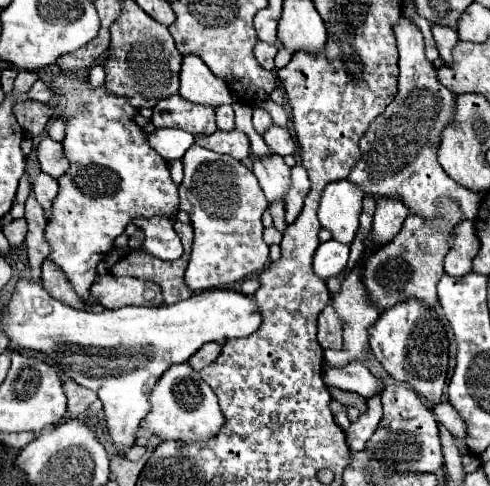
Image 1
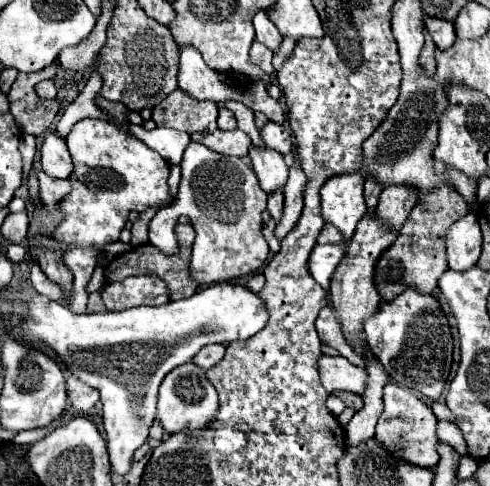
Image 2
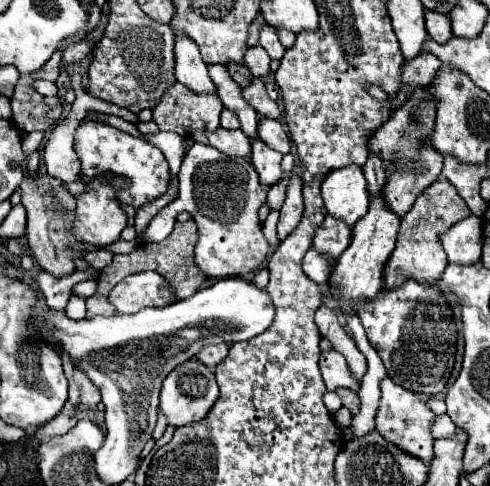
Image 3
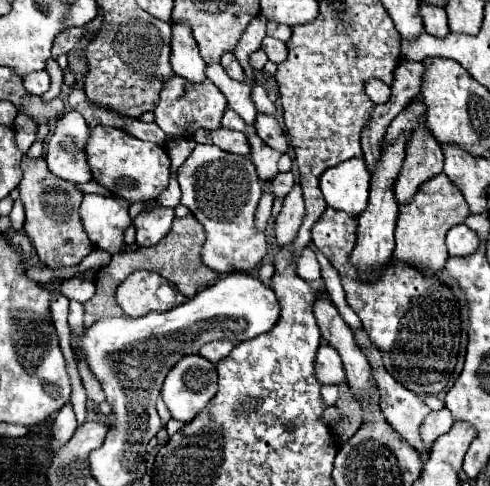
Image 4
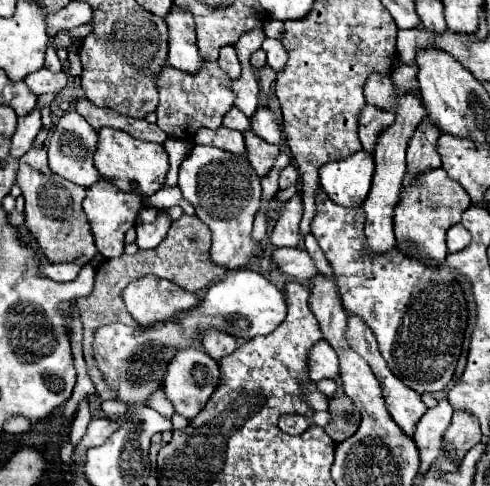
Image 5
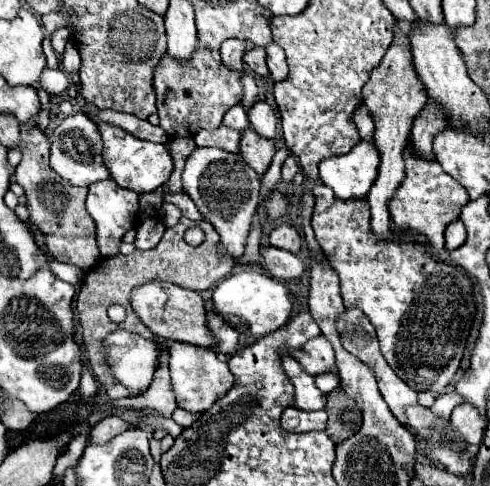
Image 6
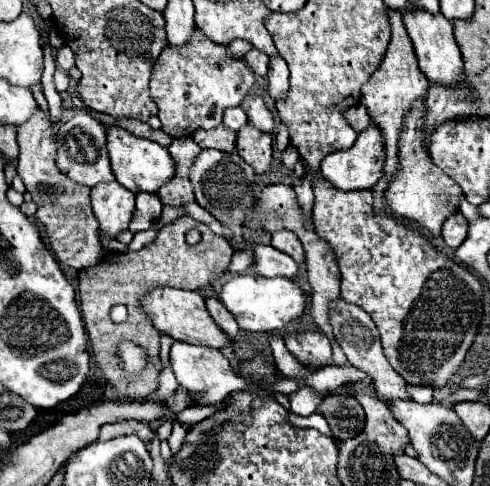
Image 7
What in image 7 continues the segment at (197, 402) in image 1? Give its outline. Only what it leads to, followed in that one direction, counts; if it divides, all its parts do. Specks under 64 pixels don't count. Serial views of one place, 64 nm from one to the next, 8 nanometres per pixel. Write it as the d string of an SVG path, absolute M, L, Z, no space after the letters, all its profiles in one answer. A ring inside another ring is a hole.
M174 342L170 348L170 364L172 364L172 370L174 370L178 384L188 392L188 396L192 398L192 402L196 406L218 404L224 398L228 398L232 390L248 388L248 380L234 374L228 358L220 350L214 350L214 348L192 346L186 342Z

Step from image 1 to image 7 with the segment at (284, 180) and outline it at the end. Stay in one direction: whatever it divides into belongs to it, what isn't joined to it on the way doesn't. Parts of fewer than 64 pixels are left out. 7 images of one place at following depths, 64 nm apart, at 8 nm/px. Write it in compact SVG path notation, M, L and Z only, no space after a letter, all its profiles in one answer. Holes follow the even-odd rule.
M246 124L242 130L238 130L238 142L236 142L238 154L254 168L256 174L264 174L272 166L272 136L266 132L260 132L258 128L252 128Z

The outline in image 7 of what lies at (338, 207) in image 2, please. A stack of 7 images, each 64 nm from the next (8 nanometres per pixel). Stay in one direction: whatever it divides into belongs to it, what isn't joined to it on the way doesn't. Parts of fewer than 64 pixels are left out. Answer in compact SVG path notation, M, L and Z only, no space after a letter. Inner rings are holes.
M376 124L368 128L368 132L360 132L356 144L350 150L340 150L328 154L322 164L320 172L324 180L328 180L334 188L340 192L354 192L354 190L366 190L376 184L380 178L380 168L384 166L384 144L380 144L380 132L376 132Z

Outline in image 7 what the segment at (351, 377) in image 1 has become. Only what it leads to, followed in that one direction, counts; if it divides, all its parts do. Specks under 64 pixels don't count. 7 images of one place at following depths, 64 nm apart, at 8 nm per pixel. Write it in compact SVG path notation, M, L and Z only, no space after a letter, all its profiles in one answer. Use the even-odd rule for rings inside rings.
M296 330L290 332L286 338L286 348L290 354L306 364L310 370L324 368L332 364L332 346L330 340L320 330Z

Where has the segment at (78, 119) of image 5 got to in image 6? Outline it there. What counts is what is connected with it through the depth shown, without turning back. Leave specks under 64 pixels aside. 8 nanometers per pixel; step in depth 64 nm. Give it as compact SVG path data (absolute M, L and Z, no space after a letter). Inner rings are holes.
M82 112L66 116L52 134L52 148L50 148L50 166L52 170L68 180L74 186L90 186L94 182L106 180L108 170L102 164L102 140L96 124Z

